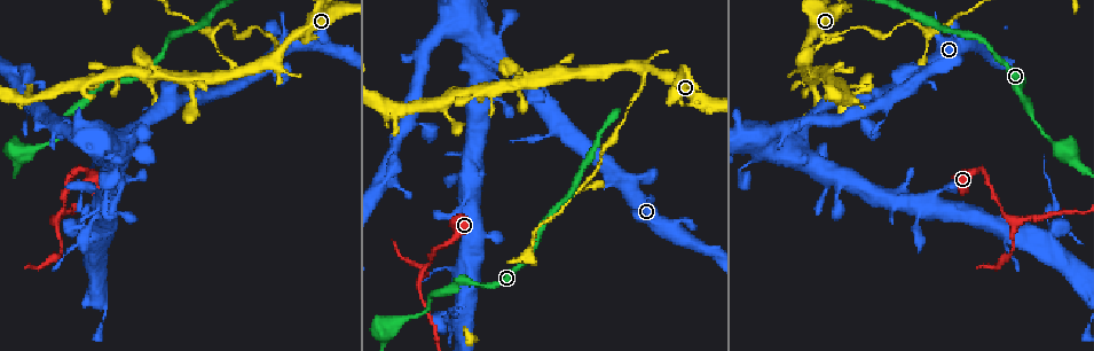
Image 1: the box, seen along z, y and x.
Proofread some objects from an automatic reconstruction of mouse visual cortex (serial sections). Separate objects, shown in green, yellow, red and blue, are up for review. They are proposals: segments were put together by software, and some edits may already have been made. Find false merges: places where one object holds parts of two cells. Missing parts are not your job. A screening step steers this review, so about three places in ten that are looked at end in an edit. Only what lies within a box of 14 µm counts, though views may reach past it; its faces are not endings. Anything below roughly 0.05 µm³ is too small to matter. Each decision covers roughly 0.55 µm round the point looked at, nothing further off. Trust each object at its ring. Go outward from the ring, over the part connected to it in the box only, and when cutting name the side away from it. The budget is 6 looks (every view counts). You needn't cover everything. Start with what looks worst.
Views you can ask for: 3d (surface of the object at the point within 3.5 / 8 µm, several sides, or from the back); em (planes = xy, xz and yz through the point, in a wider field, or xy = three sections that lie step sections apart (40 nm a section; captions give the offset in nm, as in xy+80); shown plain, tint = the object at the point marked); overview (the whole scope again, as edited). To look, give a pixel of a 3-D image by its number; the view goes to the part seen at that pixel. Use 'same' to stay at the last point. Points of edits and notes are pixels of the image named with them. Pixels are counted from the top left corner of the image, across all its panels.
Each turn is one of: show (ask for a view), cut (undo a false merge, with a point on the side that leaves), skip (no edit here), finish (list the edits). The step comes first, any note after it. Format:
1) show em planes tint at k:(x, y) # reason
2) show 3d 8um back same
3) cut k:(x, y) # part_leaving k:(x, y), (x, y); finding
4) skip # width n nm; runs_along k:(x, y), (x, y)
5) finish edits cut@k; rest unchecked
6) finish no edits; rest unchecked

show 3d 3.5um back at 1:(1069, 226) # sharp bend

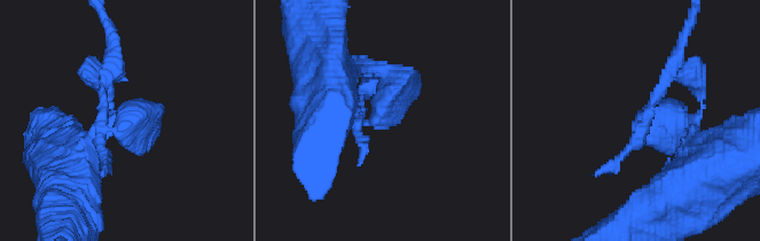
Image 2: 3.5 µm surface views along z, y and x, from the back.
show em planes tint at 2:(644, 120) # need the tissue

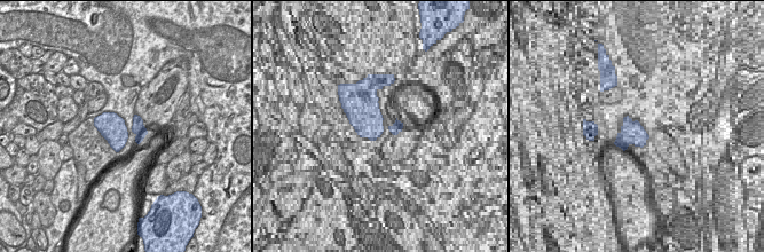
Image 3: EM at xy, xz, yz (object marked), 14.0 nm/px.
cut 2:(661, 85) # a second cell is stuck on

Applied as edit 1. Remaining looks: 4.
show overview

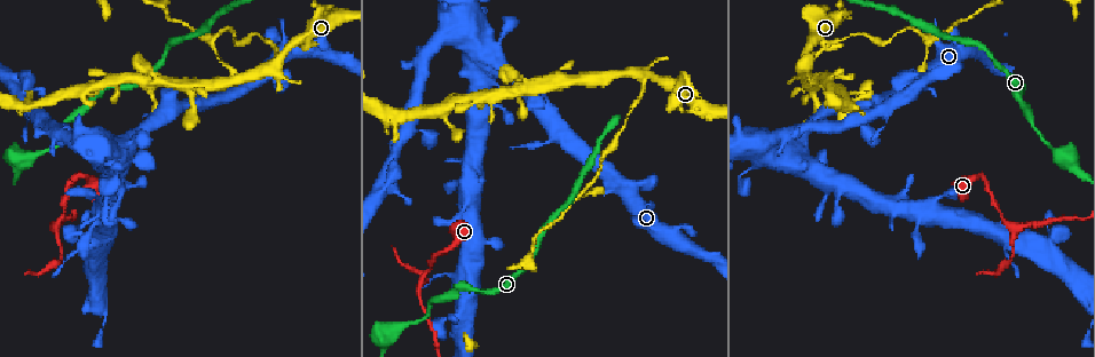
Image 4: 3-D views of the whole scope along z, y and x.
show 3d 8um at 4:(272, 45) # narrows sharply

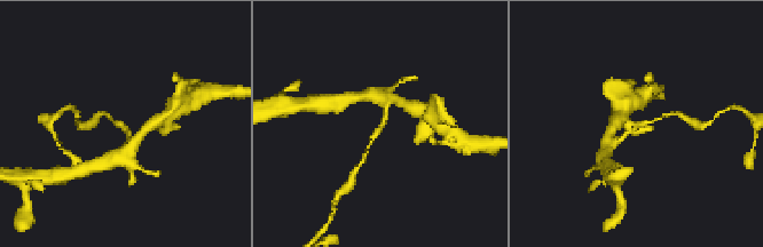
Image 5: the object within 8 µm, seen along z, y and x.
show em planes tint at 5:(123, 127) # arm_widths 150, 200 nm; now the EM

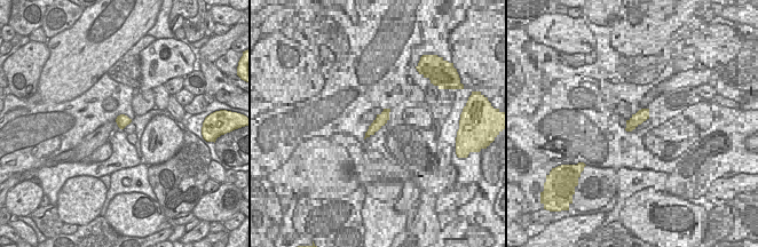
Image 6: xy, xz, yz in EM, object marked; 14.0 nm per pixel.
cut 5:(372, 141) # two cells meet here

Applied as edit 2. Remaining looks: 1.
finish edits cut@2, cut@5; rest unchecked

